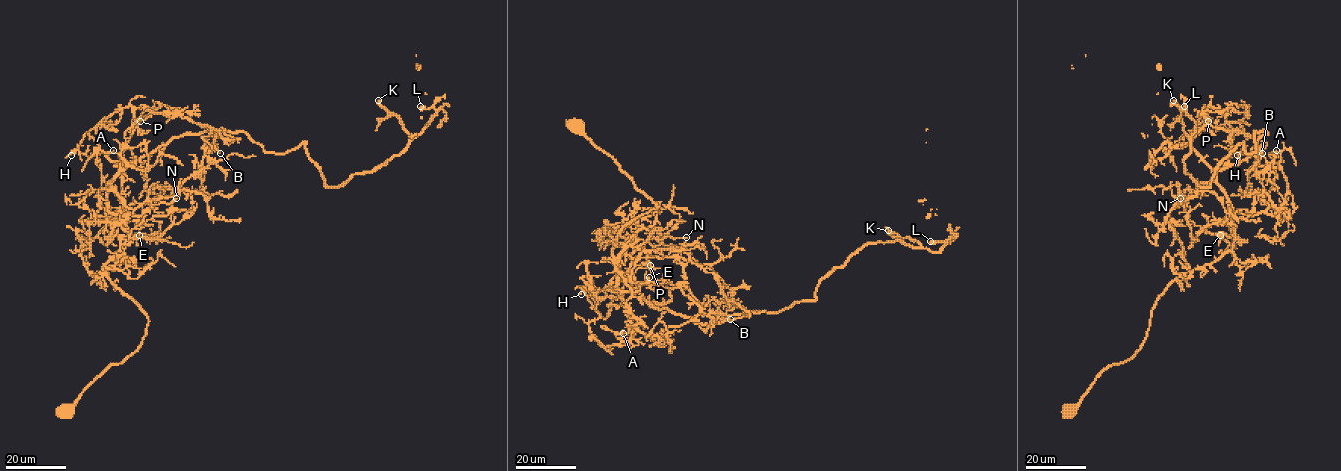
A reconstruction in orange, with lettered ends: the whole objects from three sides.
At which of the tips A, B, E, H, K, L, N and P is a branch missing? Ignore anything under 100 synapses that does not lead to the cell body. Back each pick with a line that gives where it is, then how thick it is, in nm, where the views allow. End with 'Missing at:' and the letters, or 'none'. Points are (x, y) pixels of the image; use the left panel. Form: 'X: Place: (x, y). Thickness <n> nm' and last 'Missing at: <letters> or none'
K: Place: (378, 100). Thickness 420 nm
Missing at: K

